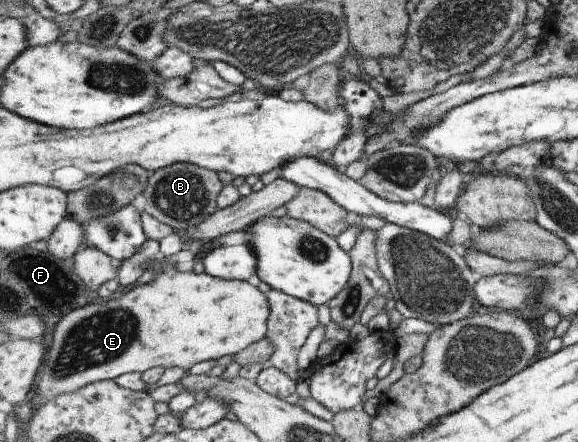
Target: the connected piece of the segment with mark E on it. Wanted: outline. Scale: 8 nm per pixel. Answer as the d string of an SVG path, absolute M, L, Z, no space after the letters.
M193 272L162 273L147 284L133 285L100 303L87 303L68 312L53 331L53 342L47 349L36 395L46 405L59 396L78 392L90 384L118 379L120 375L139 371L141 374L157 367L192 369L196 363L239 354L268 333L271 305L268 296L255 281L225 280Z

